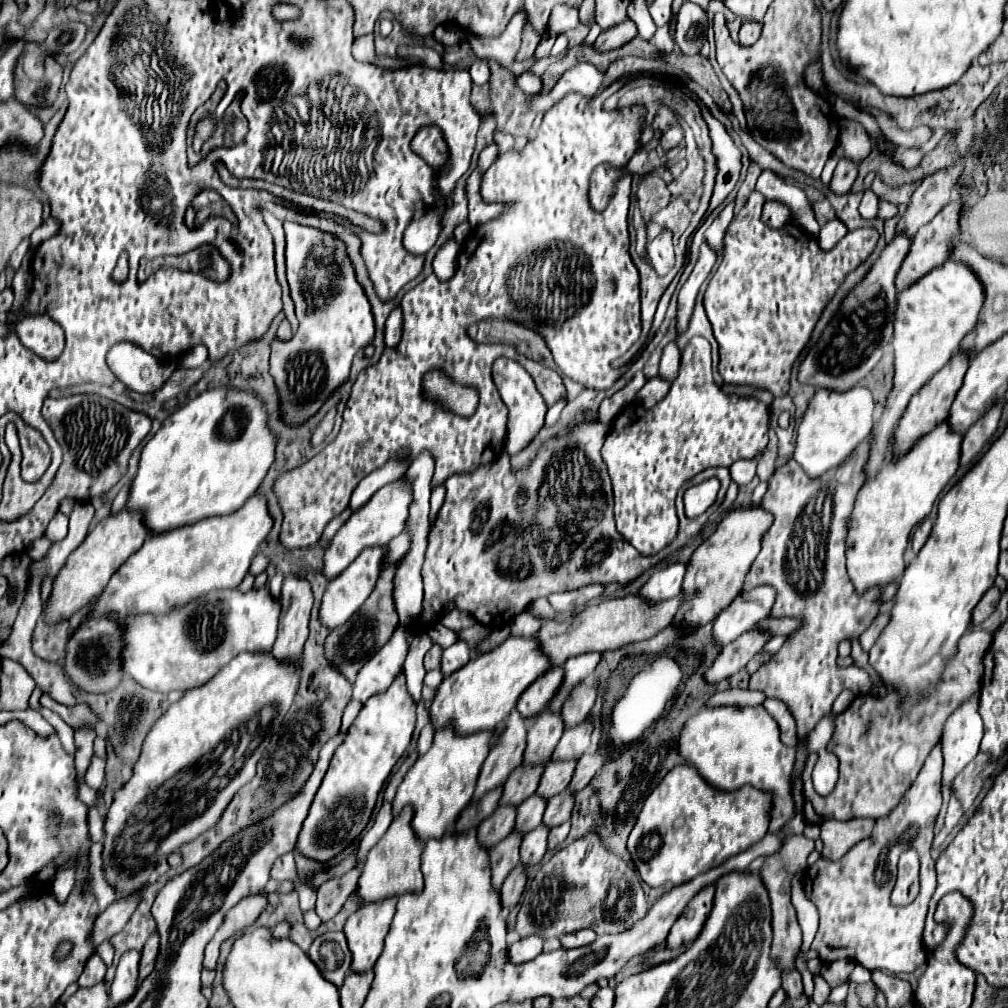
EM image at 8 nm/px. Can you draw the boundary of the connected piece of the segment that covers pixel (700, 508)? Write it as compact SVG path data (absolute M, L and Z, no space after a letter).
M713 478L687 489L684 493L686 516L692 518L703 514L715 502L717 492L719 492L719 480Z

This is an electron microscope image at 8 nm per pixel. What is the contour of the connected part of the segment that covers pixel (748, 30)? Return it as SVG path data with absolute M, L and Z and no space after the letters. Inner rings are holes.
M745 22L741 26L741 30L739 30L739 44L741 46L751 46L751 44L757 42L759 34L761 34L761 24L757 24L757 22Z

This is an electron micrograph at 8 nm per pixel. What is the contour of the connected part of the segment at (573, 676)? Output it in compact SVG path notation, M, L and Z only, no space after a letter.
M585 652L581 656L569 658L565 662L565 682L559 690L559 694L555 696L555 702L551 702L549 710L561 710L563 706L563 698L567 698L567 690L571 690L571 686L575 686L575 682L581 682L583 678L591 676L595 666L601 660L601 652Z

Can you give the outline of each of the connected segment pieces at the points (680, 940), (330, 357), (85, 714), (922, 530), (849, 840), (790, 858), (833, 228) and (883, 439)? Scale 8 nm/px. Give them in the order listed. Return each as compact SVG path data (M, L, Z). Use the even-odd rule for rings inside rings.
M707 886L707 890L701 890L699 894L695 894L695 898L691 898L691 902L685 906L683 914L677 918L667 936L669 948L691 944L693 938L699 936L703 922L707 920L707 914L711 912L713 906L713 894L715 886Z
M285 222L285 272L287 272L287 282L291 288L291 298L295 300L295 314L299 320L299 328L295 336L287 342L273 340L271 342L271 374L275 378L277 390L281 394L281 410L285 416L285 422L289 424L301 424L307 418L311 418L323 404L325 400L341 386L341 382L347 380L349 370L351 370L351 360L353 356L363 350L367 344L371 344L375 336L375 322L371 314L371 304L365 296L363 286L355 278L355 268L345 252L345 244L337 244L337 292L335 296L325 300L323 308L313 308L309 310L309 302L303 296L301 290L301 268L305 266L311 248L313 246L331 246L333 240L317 230L309 228L303 224L295 222Z
M43 694L43 696L41 696L41 704L43 704L45 708L57 712L57 714L59 714L69 726L73 726L73 728L83 726L83 724L91 724L91 726L95 724L95 716L91 714L91 710L89 710L83 702L79 702L79 704L73 706L73 708L67 708L67 706L55 702L49 694Z
M925 518L925 520L917 526L917 530L915 530L915 534L913 534L913 540L911 540L913 552L919 552L919 550L921 550L921 546L925 544L925 540L927 540L927 536L929 536L929 532L931 532L931 526L933 526L933 520L931 520L931 518Z
M851 818L847 822L827 820L821 822L821 840L823 850L821 856L827 860L839 860L847 850L851 850L857 842L867 838L873 830L875 820L871 818Z
M803 834L785 836L781 848L775 854L767 856L763 866L761 866L761 870L759 870L759 876L763 880L763 886L767 888L767 894L769 894L769 900L771 900L771 912L773 912L773 920L771 920L771 926L773 926L773 948L771 948L771 952L773 952L773 958L777 958L781 970L795 968L795 954L801 948L801 926L797 922L797 914L795 914L795 908L791 904L791 878L797 872L805 870L807 856L814 849L815 841L805 838Z
M833 218L827 224L821 226L817 240L820 248L825 251L831 250L843 236L847 234L847 228L841 220Z
M945 262L943 266L931 270L907 290L897 294L895 308L895 386L887 398L885 412L871 434L871 458L867 462L867 472L877 474L883 464L883 454L889 444L889 434L895 430L903 410L907 408L909 398L935 374L943 368L945 362L959 350L959 342L967 332L973 330L975 318L983 304L983 286L977 278L969 274L967 266Z

